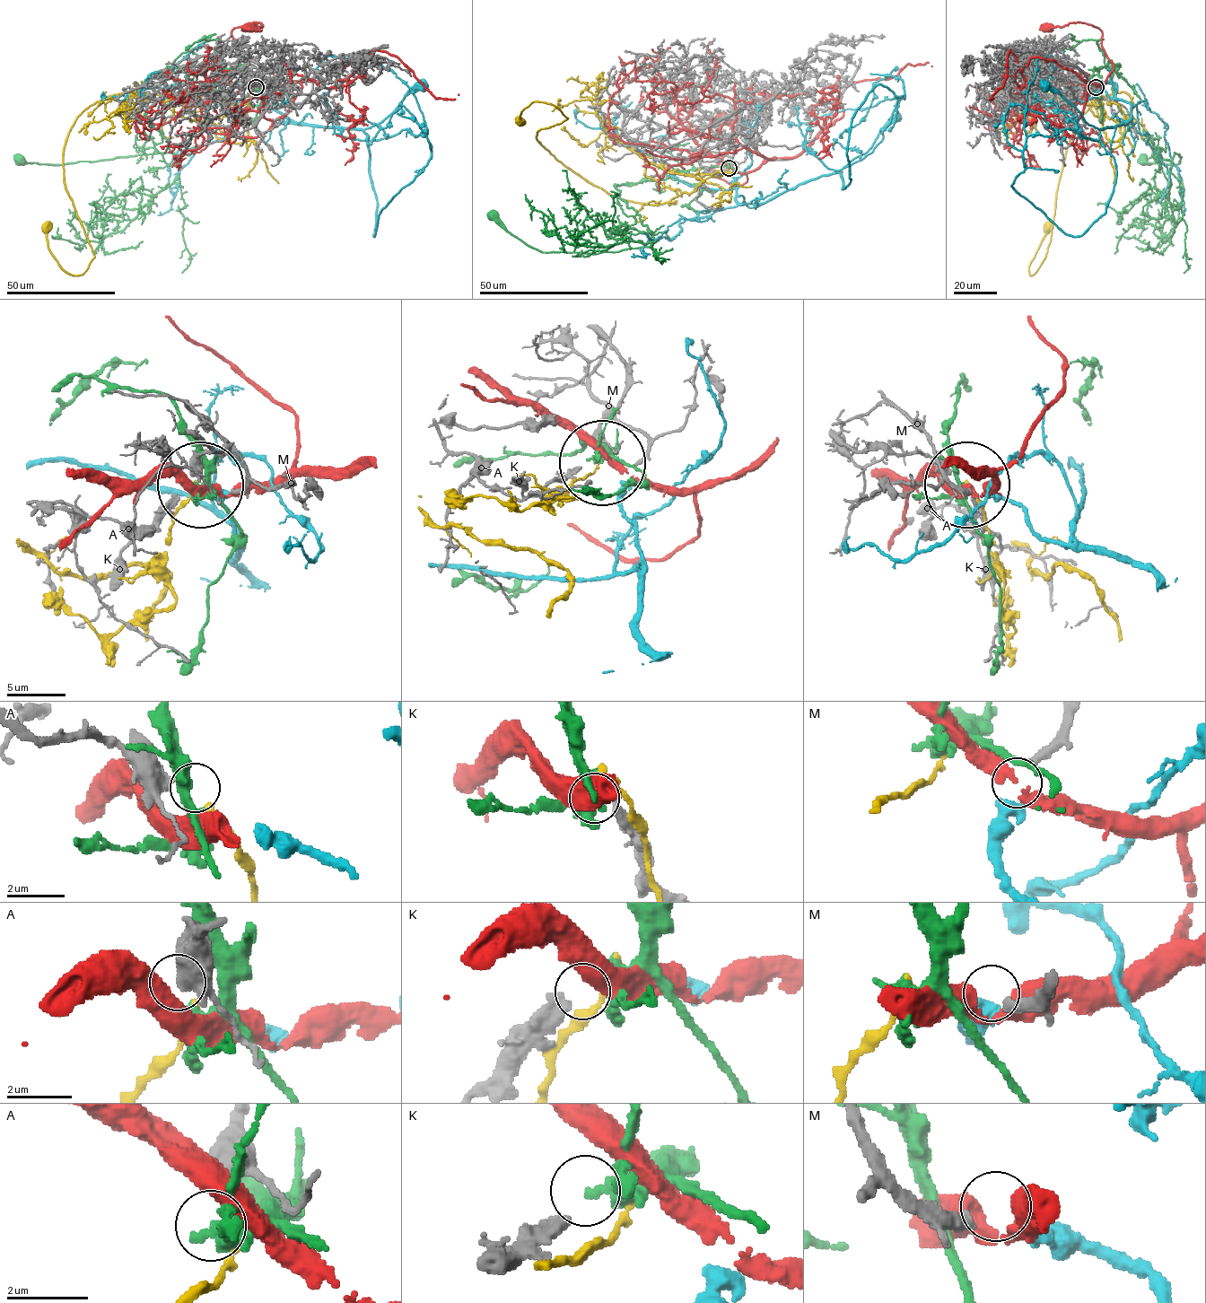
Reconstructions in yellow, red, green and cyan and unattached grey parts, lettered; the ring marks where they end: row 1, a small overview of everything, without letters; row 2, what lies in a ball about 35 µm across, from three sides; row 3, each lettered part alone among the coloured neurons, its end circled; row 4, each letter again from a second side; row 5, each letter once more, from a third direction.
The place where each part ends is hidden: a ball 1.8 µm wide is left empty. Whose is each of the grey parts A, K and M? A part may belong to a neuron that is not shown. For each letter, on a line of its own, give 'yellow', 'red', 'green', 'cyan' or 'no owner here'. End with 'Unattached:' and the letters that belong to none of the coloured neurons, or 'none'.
A: no owner here
K: green
M: cyan
Unattached: A

